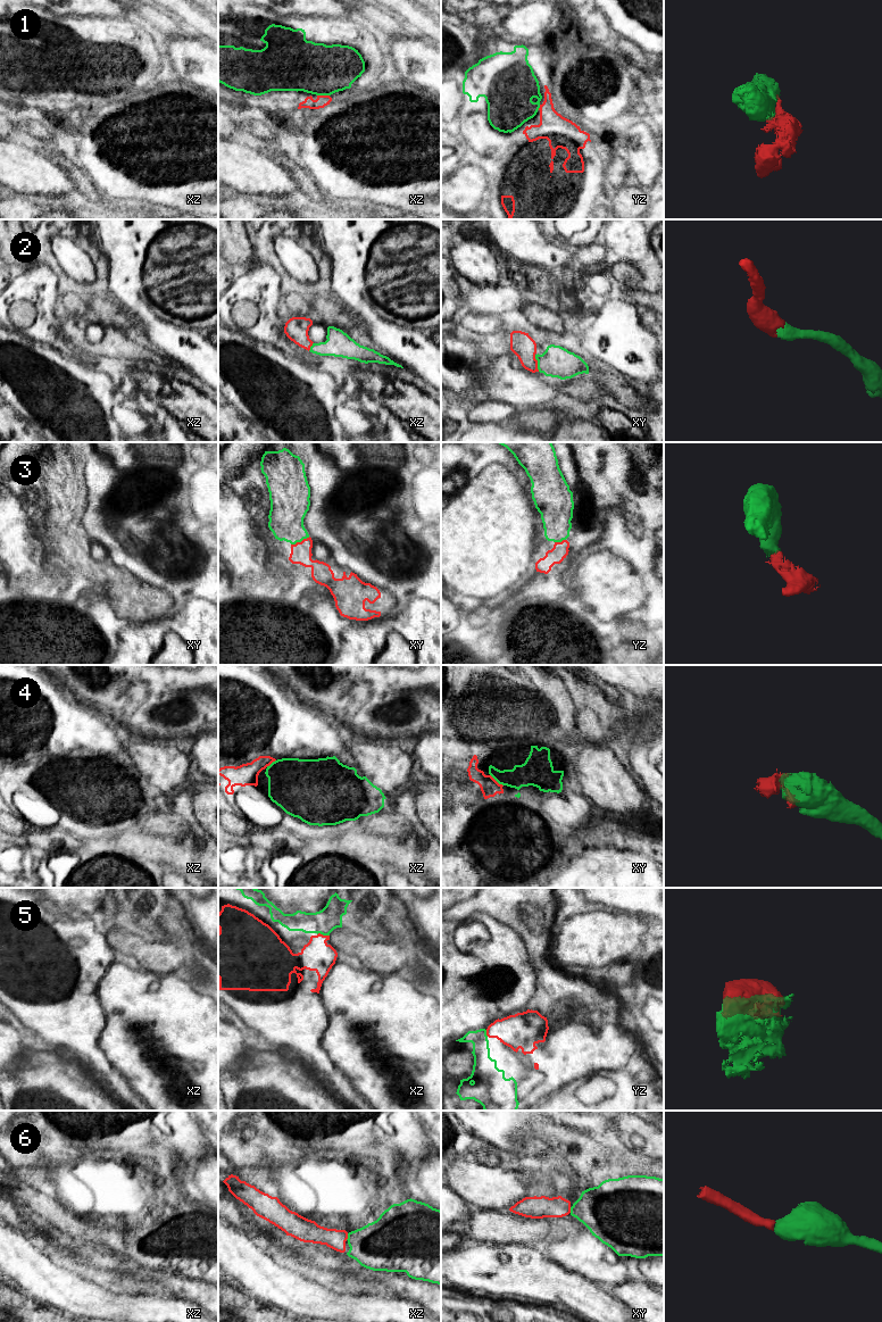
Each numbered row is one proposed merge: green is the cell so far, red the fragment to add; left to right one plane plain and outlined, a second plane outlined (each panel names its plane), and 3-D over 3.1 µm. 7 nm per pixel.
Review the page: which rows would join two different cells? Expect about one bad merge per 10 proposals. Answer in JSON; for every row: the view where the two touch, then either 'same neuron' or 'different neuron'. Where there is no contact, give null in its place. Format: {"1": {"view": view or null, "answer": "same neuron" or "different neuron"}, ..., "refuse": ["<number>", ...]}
{"1": {"view": "xz", "answer": "same neuron"}, "2": {"view": "xy", "answer": "same neuron"}, "3": {"view": "xy", "answer": "same neuron"}, "4": {"view": "xy", "answer": "same neuron"}, "5": {"view": "xz", "answer": "same neuron"}, "6": {"view": "xz", "answer": "same neuron"}, "refuse": []}

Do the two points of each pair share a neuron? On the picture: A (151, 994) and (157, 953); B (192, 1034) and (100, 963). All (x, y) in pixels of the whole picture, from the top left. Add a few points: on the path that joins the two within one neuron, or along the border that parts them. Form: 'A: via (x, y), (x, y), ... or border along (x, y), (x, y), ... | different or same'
A: border along (147, 970), (154, 971) | different
B: border along (113, 963), (100, 981), (96, 992) | different

